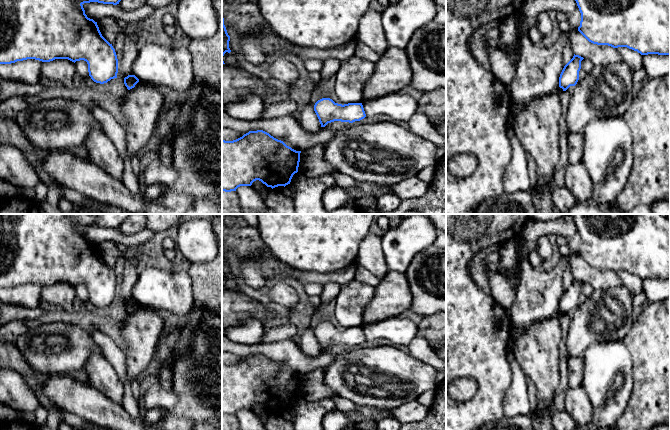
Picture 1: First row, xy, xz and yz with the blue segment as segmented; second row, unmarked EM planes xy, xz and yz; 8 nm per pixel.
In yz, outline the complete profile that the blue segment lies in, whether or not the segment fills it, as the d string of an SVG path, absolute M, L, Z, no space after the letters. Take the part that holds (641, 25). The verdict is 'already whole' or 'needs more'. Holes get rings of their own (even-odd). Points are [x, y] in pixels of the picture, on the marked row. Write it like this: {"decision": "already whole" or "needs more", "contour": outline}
{"decision": "already whole", "contour": "M575 0L581 13L578 31L591 43L627 47L641 55L670 56L670 0Z"}

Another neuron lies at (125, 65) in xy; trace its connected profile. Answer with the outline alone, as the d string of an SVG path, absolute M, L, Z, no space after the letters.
M137 33L129 34L124 43L124 49L120 60L118 61L117 80L124 84L124 78L128 75L135 75L133 73L133 64L138 55L136 42L138 40Z

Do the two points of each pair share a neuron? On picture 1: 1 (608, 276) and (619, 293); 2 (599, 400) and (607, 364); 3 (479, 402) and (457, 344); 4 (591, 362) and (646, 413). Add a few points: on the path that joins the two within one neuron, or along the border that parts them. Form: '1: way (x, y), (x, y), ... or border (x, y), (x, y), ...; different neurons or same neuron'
1: border (622, 284), (616, 287), (594, 290); different neurons
2: way (605, 391), (607, 388), (607, 373); same neuron
3: way (483, 388), (483, 370), (471, 358); same neuron
4: border (633, 374), (633, 389), (628, 404), (618, 418); different neurons

